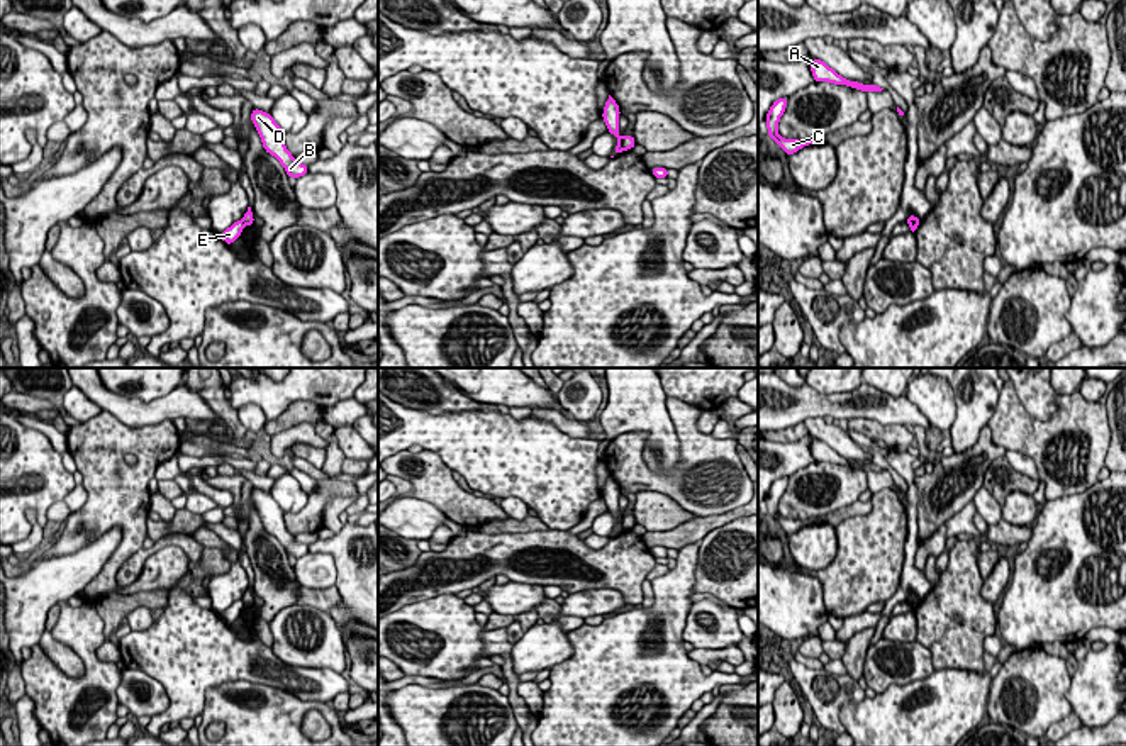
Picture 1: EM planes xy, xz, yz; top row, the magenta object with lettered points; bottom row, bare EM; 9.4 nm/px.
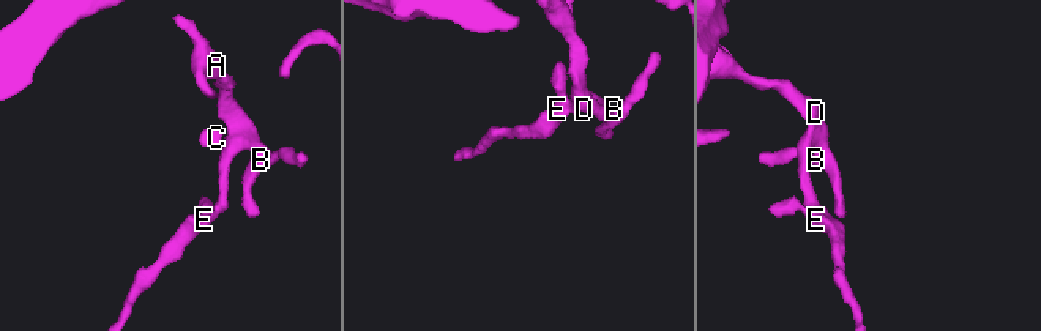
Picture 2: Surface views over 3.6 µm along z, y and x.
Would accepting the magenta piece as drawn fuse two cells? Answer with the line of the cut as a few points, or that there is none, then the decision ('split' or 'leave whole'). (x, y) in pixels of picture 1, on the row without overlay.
cut in xz along (621, 517), (623, 529); split

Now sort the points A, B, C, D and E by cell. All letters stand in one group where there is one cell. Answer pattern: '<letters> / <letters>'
A B C D / E

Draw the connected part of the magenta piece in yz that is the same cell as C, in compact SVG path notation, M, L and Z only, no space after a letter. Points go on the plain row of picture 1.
M787 476L775 480L765 497L765 502L768 509L768 517L772 517L785 531L787 536L792 536L804 526L822 522L821 517L809 517L805 521L782 517L777 507L785 488L787 488Z

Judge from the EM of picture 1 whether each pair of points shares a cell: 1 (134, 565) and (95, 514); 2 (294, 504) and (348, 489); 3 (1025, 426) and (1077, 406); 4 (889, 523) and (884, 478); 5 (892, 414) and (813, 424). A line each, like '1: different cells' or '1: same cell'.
1: different cells
2: different cells
3: same cell
4: different cells
5: different cells

